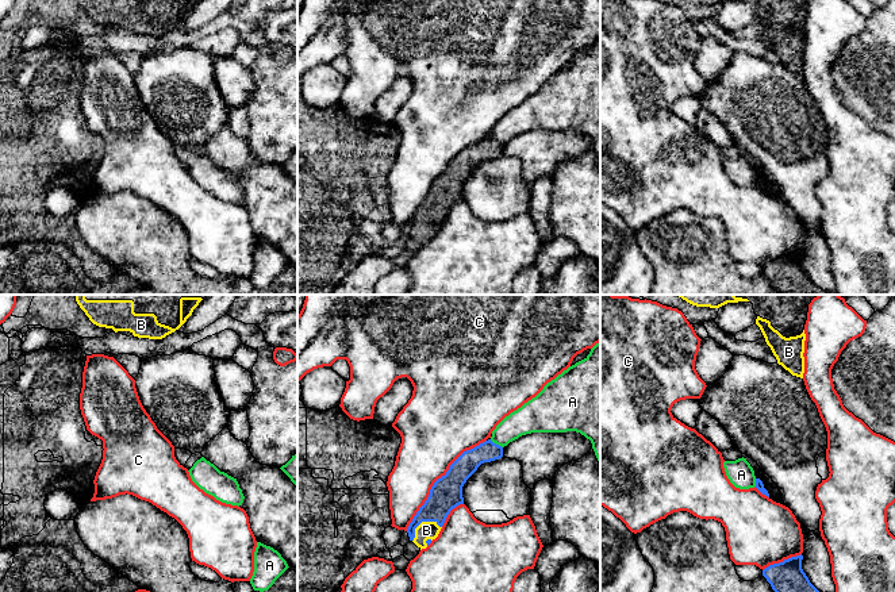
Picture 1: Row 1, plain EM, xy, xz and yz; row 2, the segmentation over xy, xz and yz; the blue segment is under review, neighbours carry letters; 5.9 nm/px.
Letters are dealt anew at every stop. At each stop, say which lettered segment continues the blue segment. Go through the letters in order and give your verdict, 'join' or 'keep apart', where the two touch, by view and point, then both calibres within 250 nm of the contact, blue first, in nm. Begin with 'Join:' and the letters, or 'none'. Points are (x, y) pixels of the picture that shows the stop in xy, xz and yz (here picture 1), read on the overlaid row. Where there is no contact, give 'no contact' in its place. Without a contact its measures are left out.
Join: B
A: keep apart; contact xz (495, 444); calibres 140 and 170 nm
B: join; contact xz (422, 521); calibres 190 and 110 nm
C: keep apart; contact xz (437, 480); calibres 190 and 380 nm

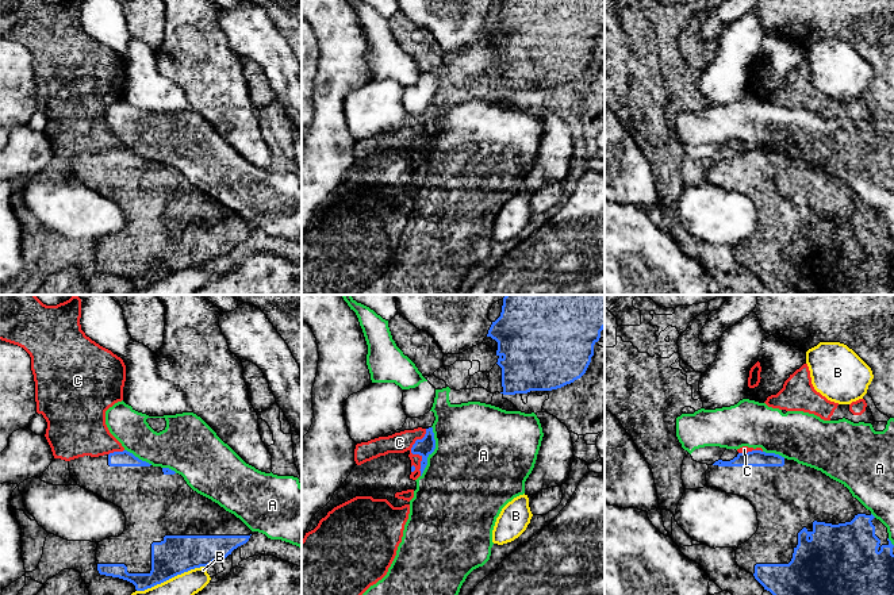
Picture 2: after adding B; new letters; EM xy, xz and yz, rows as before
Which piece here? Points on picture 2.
Join: none
A: keep apart; contact xz (433, 450); calibres 110 and 500 nm
B: keep apart; contact xy (171, 578); calibres 220 and 140 nm
C: keep apart; contact xz (413, 453); calibres 110 and 130 nm

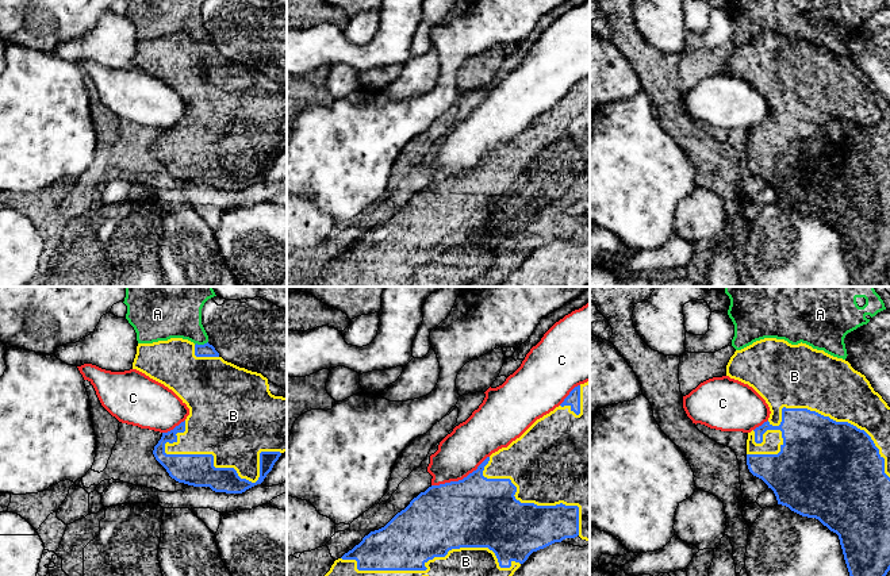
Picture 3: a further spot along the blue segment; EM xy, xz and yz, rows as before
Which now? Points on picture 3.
Join: B
A: keep apart; contact xy (200, 345); calibres 80 and 300 nm
B: join; contact xz (429, 559); calibres 380 and 180 nm
C: keep apart; contact xz (460, 480); calibres 420 and 260 nm

